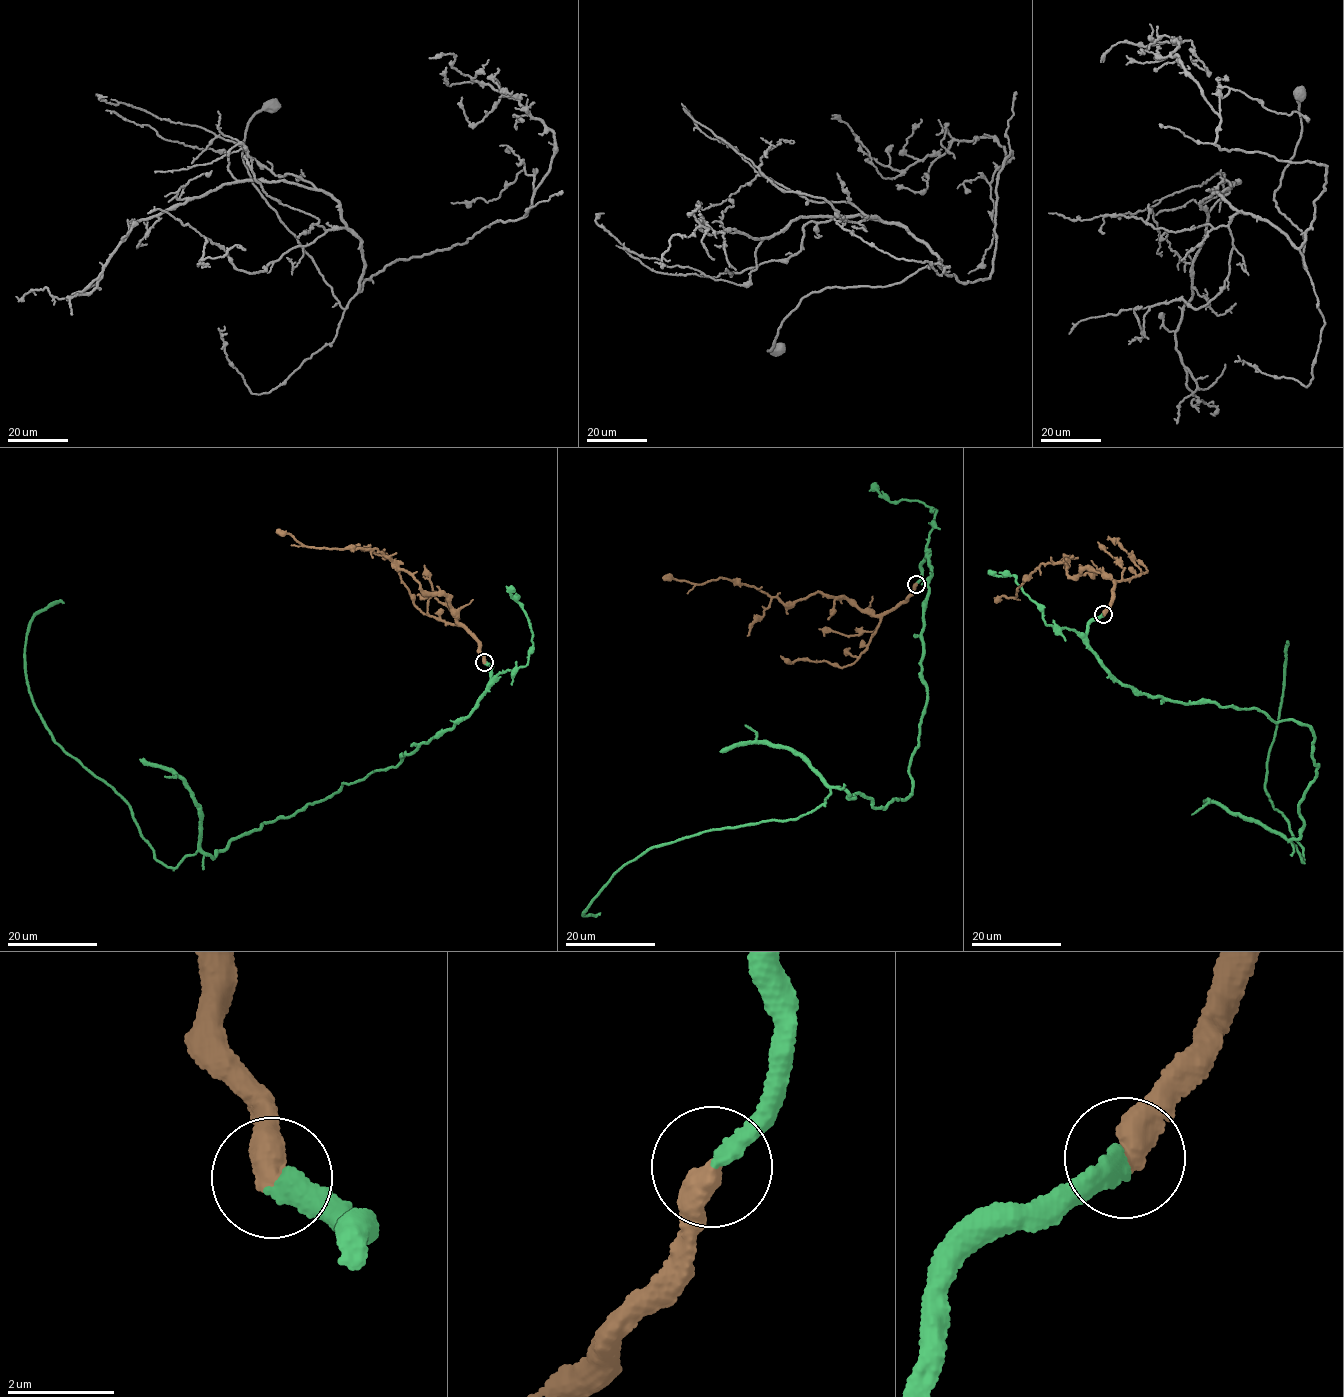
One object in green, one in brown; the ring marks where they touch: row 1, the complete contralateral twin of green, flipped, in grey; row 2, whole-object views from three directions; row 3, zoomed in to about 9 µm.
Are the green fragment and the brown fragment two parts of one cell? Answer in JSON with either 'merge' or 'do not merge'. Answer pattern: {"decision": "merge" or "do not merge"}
{"decision": "merge"}

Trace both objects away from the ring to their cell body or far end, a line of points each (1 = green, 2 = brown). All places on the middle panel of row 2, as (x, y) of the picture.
1: (916, 583), (927, 556), (912, 793), (880, 808), (832, 787), (798, 818), (652, 847), (582, 912), (600, 913)
2: (916, 583), (903, 601), (876, 615), (819, 592), (787, 604), (738, 582), (718, 578), (698, 584), (662, 576)

